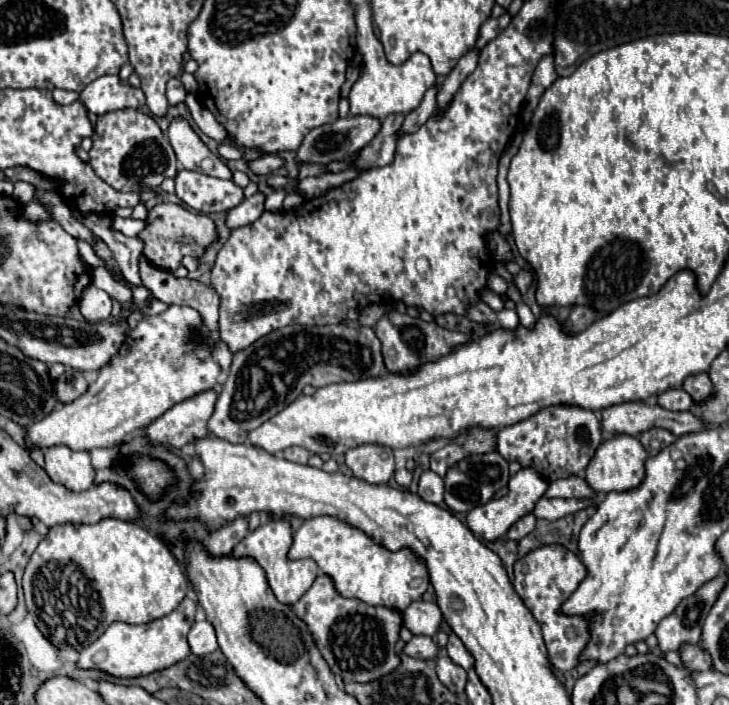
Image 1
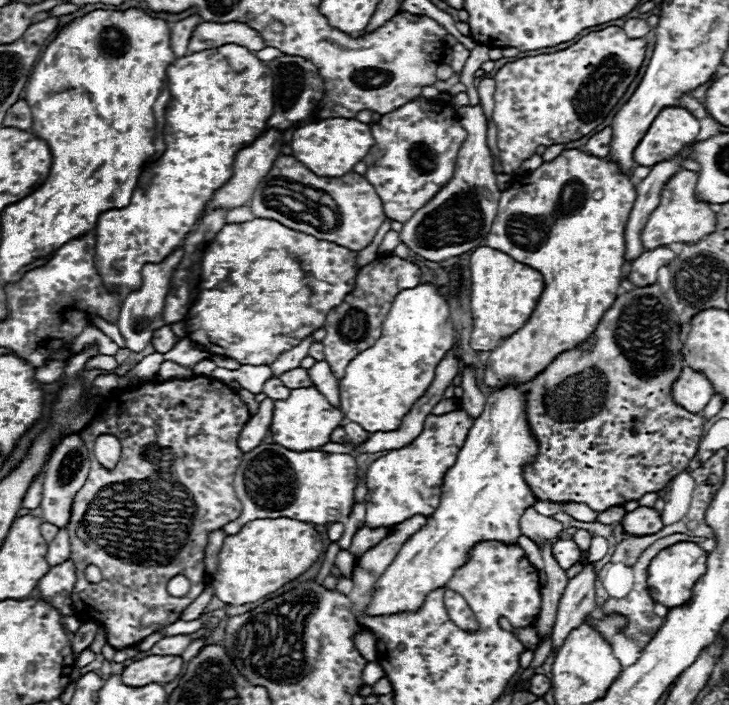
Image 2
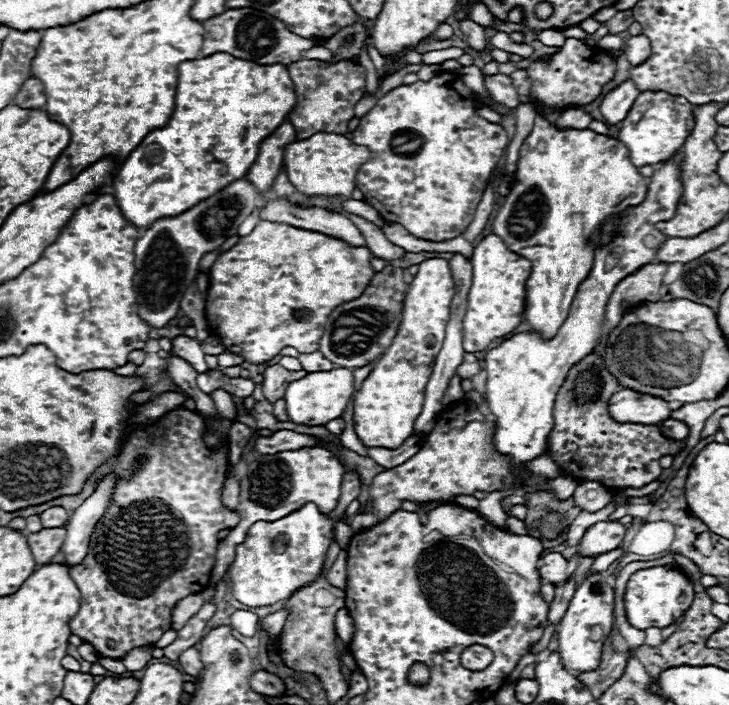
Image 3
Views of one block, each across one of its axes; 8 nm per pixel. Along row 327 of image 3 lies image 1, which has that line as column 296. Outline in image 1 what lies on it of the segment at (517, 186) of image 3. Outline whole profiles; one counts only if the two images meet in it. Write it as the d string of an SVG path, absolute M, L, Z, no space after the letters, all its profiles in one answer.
M332 516L304 520L304 524L294 532L288 558L312 558L318 568L332 578L340 596L358 598L370 606L386 606L396 612L404 612L414 600L420 600L430 584L426 566L418 562L408 548L402 548L402 552L390 552L384 546L374 544L362 530Z

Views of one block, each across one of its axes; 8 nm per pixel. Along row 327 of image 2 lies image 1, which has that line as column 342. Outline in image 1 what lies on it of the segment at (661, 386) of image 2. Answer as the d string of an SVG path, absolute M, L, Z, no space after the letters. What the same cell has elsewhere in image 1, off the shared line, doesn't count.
M320 574L310 590L292 606L296 616L308 624L320 654L330 670L344 682L372 682L398 666L394 644L402 626L402 614L384 606L368 606L356 598L342 598L332 580Z

